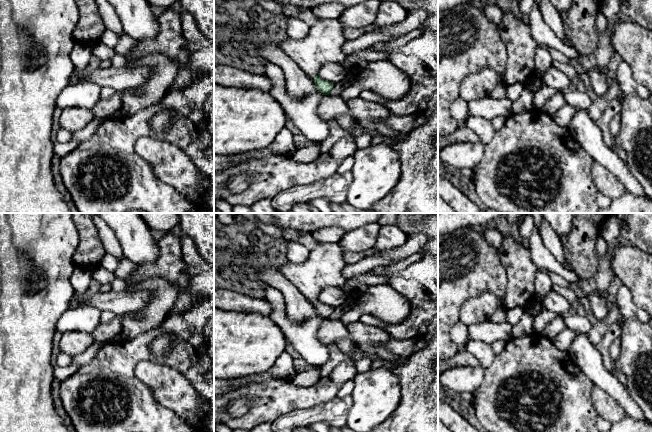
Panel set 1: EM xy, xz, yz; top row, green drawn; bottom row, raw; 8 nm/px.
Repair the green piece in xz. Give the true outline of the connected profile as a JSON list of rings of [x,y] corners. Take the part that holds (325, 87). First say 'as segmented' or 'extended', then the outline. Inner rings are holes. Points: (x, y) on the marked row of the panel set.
as segmented; [[[317,75],[314,78],[314,83],[316,85],[316,88],[321,91],[324,95],[329,95],[330,91],[332,90],[334,84],[329,81],[324,81],[320,78],[319,75]]]

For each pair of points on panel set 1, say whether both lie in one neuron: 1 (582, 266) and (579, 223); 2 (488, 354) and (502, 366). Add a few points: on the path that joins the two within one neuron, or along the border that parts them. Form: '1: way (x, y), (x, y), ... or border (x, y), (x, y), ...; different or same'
1: way (581, 255), (581, 234); same
2: border (495, 355), (492, 362), (484, 370); different

